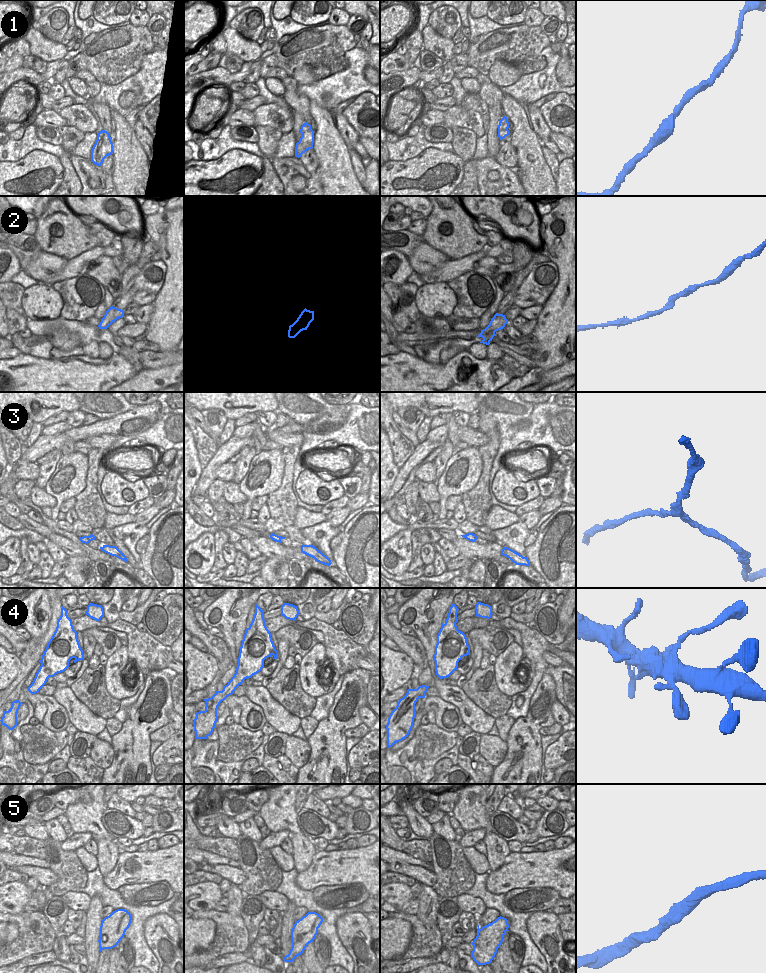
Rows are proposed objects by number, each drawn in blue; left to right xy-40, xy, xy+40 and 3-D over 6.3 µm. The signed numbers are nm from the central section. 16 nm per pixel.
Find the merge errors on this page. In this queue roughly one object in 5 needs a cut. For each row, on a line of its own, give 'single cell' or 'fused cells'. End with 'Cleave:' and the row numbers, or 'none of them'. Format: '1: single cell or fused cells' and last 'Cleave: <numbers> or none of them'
1: single cell
2: single cell
3: single cell
4: single cell
5: single cell
Cleave: none of them

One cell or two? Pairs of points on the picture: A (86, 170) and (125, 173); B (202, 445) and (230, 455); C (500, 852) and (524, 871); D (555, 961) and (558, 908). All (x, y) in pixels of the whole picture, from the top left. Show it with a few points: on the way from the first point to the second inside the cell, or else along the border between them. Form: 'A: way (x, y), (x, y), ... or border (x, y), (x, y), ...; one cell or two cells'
A: border (111, 176), (114, 185); two cells
B: border (218, 446), (213, 457), (203, 467); two cells
C: border (510, 852), (498, 868), (490, 871); two cells
D: border (550, 911), (556, 915); two cells

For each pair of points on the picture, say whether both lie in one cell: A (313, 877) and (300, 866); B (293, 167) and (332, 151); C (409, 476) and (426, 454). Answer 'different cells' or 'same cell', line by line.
A: different cells
B: different cells
C: same cell

